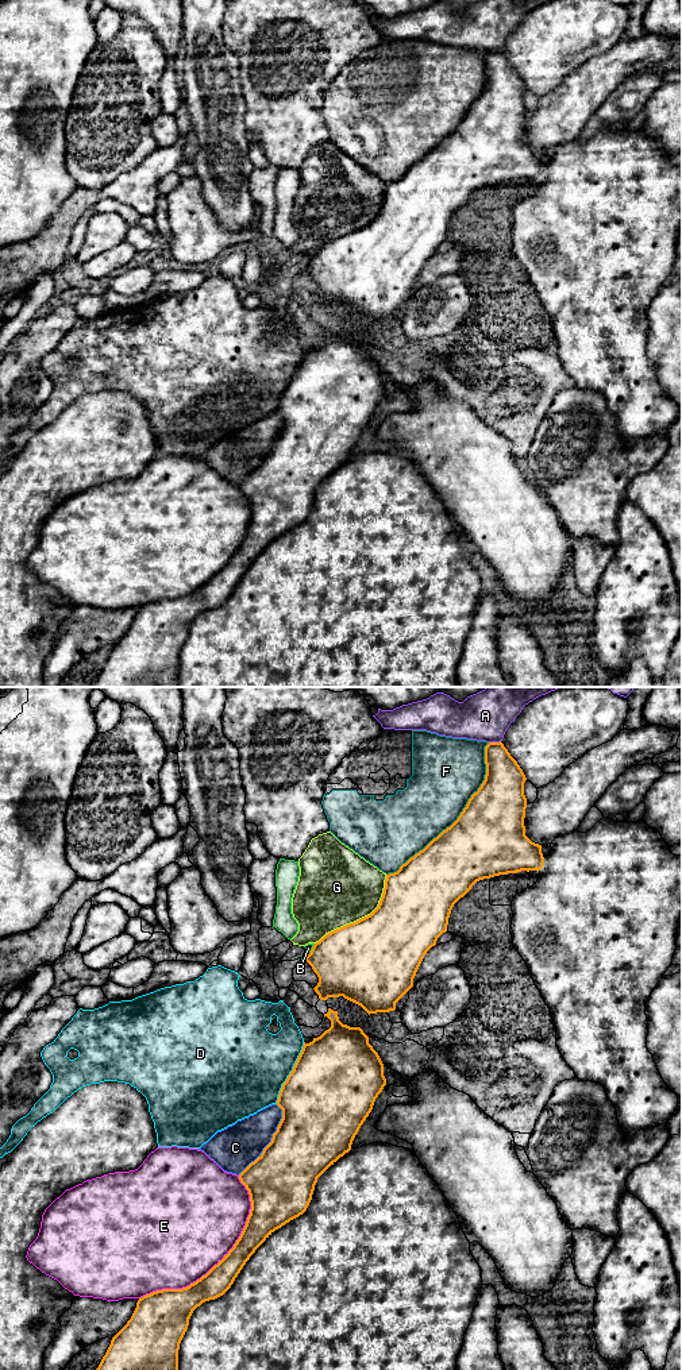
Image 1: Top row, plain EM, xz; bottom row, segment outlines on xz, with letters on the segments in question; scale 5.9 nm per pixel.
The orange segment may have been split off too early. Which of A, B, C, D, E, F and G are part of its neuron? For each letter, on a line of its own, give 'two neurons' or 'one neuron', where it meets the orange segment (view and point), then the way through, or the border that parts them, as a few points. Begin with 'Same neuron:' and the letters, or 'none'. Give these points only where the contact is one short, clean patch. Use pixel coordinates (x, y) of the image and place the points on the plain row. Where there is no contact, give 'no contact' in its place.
Same neuron: none
A: two neurons; contact xz (494, 51)
B: two neurons; contact xz (311, 261); border xz (315, 253), (304, 267)
C: two neurons; contact xz (272, 450)
D: two neurons; contact xz (291, 382)
E: two neurons; contact xz (223, 567)
F: two neurons; contact xz (459, 124)
G: two neurons; contact xz (362, 227)

